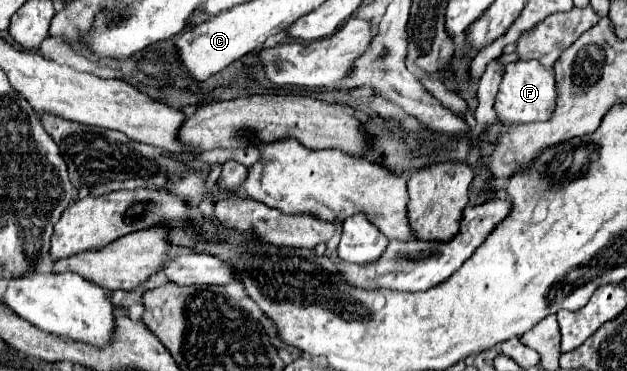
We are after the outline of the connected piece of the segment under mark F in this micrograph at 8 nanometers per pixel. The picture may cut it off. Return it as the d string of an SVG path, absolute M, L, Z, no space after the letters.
M519 60L505 66L493 108L501 122L509 122L509 124L541 122L549 118L549 114L553 114L555 98L557 98L557 88L555 88L553 72L541 66L541 62L537 60Z

